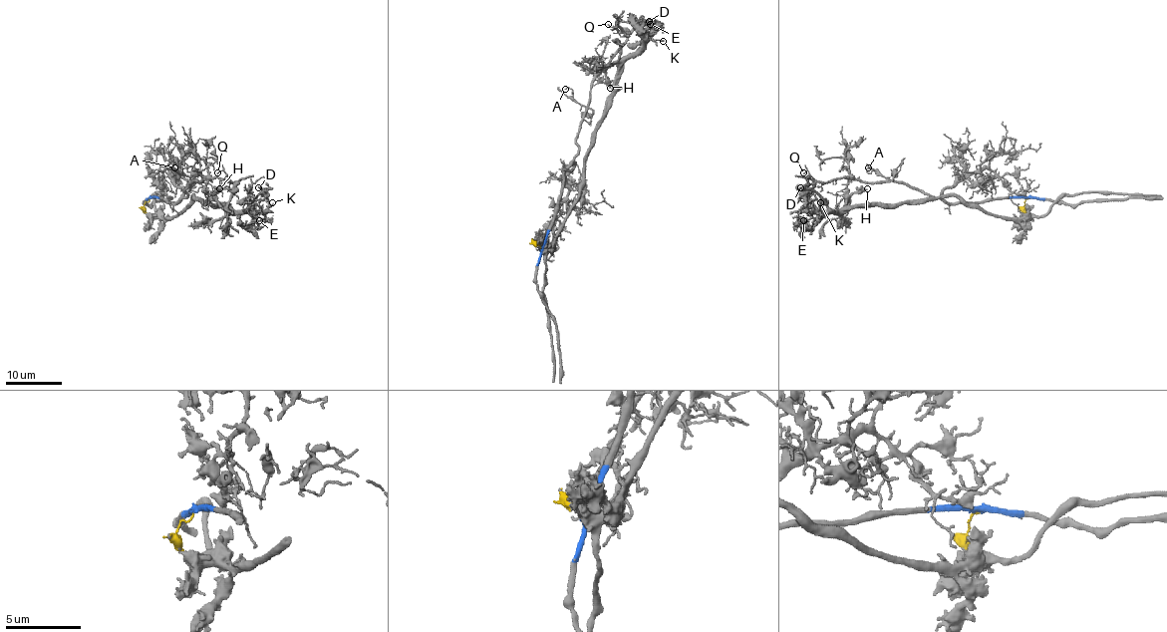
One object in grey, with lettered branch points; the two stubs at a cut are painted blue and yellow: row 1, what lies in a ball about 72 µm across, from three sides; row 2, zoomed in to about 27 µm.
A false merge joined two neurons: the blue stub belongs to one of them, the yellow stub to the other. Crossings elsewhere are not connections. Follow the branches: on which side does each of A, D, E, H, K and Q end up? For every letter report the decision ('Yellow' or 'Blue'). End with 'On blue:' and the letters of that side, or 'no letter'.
A: Blue
D: Yellow
E: Yellow
H: Yellow
K: Yellow
Q: Blue
On blue: A, Q

